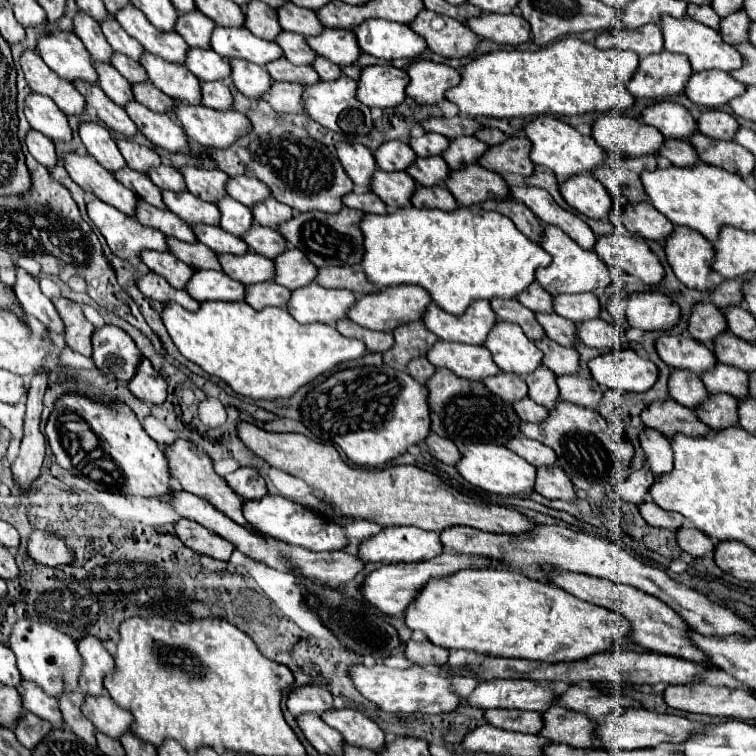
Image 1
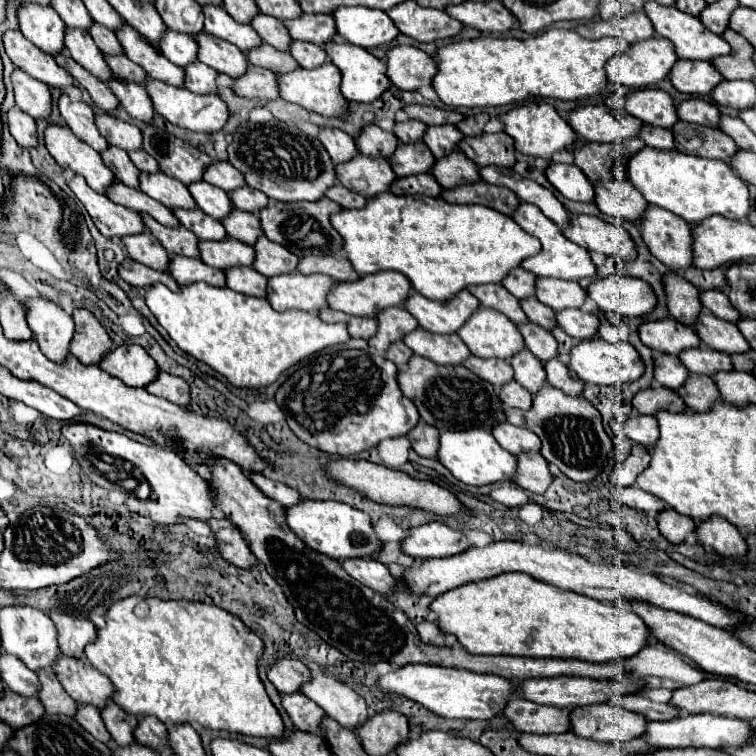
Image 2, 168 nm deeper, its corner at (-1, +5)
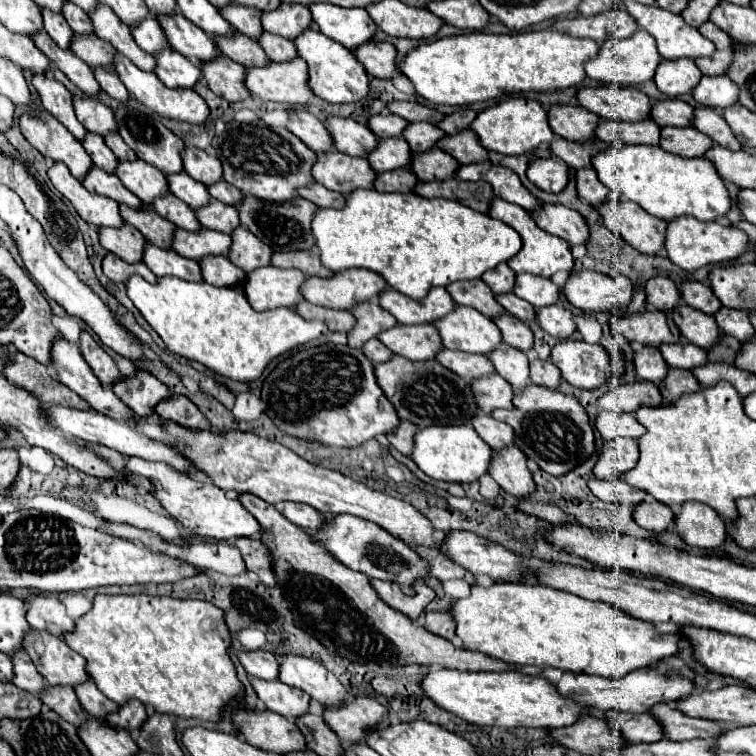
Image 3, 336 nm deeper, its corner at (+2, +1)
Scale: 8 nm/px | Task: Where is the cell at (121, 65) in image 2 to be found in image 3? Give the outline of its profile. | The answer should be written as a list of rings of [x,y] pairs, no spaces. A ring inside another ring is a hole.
[[[74,35],[72,53],[88,67],[114,67],[116,49],[96,35]]]

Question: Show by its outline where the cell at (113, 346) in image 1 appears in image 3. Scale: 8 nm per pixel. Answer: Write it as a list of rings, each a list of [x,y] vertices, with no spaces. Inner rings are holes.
[[[138,371],[128,377],[120,377],[112,385],[112,391],[122,403],[126,403],[136,415],[148,415],[158,401],[170,395],[168,387],[150,371]]]

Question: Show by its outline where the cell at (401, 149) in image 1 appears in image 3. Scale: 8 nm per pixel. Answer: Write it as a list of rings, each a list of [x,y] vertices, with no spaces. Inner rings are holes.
[[[330,117],[326,121],[326,127],[334,137],[334,147],[340,153],[346,153],[352,157],[366,157],[380,143],[378,137],[366,125],[360,125],[354,119]]]

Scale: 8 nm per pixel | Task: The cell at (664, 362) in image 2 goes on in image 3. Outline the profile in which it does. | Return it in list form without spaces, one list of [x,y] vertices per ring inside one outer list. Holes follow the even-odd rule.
[[[656,347],[638,349],[634,355],[634,363],[636,363],[638,379],[652,381],[652,383],[660,383],[664,379],[666,371],[670,369],[668,363],[662,359],[660,349],[656,349]]]

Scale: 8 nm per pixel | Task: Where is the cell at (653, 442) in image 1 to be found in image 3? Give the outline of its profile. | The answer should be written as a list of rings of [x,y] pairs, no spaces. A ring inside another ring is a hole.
[[[602,411],[596,417],[596,429],[600,435],[610,441],[618,437],[632,437],[638,439],[646,433],[646,429],[634,419],[632,413],[622,413],[622,411]]]

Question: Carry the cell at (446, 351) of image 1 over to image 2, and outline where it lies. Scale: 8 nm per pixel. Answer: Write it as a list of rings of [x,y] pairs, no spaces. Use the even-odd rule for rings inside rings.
[[[417,327],[409,335],[405,335],[403,343],[415,355],[427,357],[439,365],[459,365],[465,361],[465,357],[471,355],[471,351],[465,347],[465,343],[461,343],[461,337],[455,333],[437,335],[437,333],[429,333],[429,331]]]

